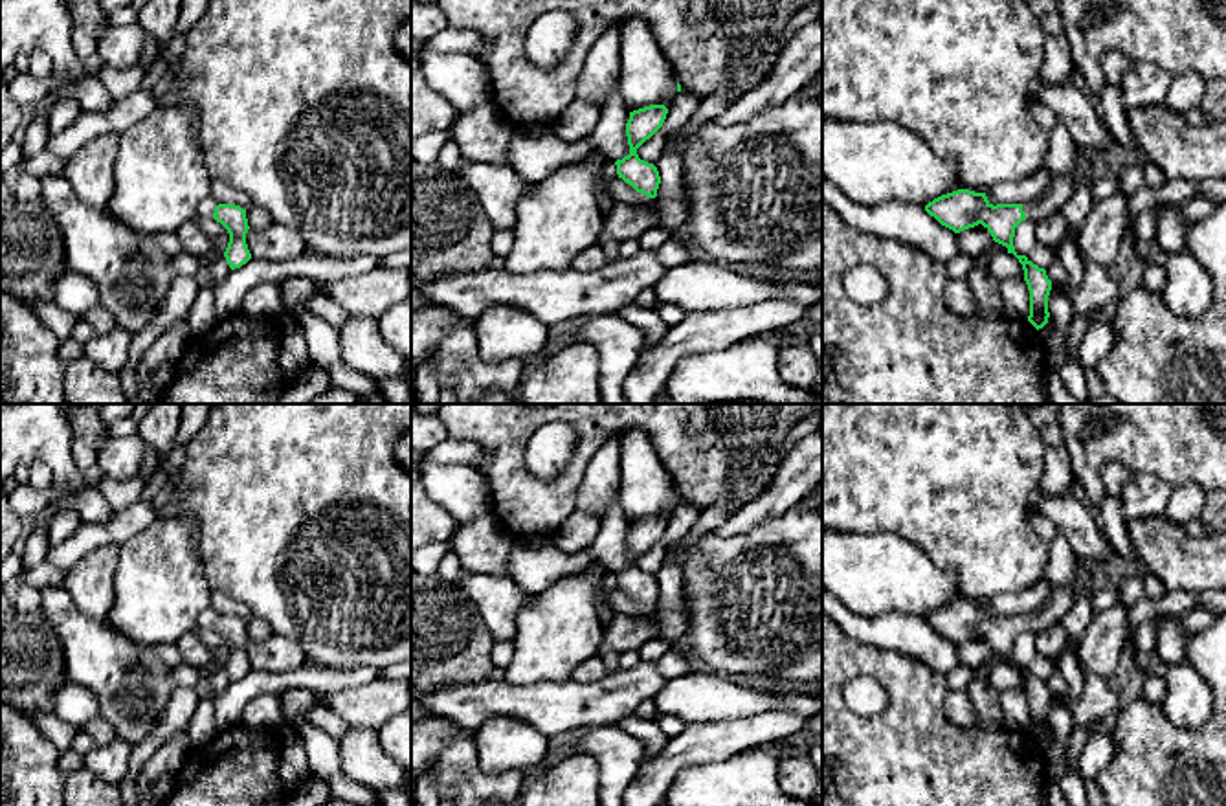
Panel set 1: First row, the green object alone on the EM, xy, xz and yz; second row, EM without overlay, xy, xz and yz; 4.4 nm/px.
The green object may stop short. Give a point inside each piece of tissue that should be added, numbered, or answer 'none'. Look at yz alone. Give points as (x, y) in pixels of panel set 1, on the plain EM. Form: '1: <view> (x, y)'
1: yz (1059, 601)

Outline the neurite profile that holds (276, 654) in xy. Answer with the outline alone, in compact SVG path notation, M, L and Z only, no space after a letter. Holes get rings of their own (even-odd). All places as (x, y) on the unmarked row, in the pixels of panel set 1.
M277 633L264 641L250 639L246 655L251 670L266 672L290 672L308 663L306 654L297 643Z

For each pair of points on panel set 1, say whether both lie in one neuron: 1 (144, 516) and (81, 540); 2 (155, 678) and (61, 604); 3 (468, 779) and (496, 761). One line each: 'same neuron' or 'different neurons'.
1: same neuron
2: same neuron
3: different neurons

